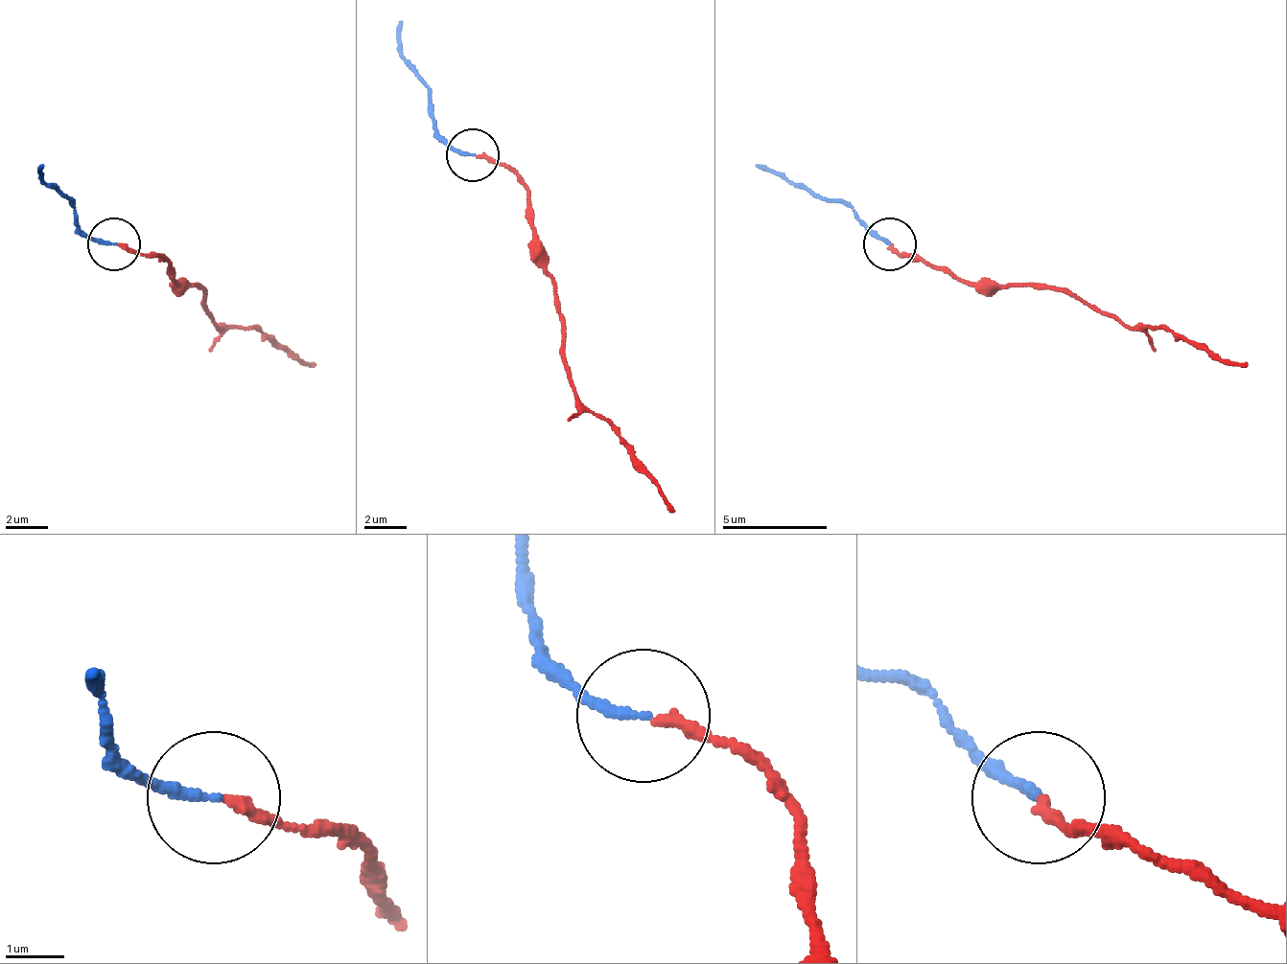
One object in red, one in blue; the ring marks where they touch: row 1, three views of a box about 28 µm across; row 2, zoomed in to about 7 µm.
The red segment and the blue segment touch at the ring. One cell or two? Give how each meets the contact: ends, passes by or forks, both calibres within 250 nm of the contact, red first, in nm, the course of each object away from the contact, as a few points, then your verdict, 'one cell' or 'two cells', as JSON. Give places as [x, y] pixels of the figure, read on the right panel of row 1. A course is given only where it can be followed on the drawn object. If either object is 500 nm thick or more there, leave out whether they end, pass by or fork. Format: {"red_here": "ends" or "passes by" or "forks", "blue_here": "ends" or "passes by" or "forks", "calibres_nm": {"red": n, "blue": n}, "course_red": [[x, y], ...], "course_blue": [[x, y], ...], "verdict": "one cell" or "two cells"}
{"red_here": "ends", "blue_here": "ends", "calibres_nm": {"red": 190, "blue": 160}, "course_red": [[888, 245], [930, 266], [993, 286], [1066, 286], [1113, 313], [1245, 366]], "course_blue": [[888, 245], [851, 208], [825, 203], [778, 172], [757, 166]], "verdict": "one cell"}

